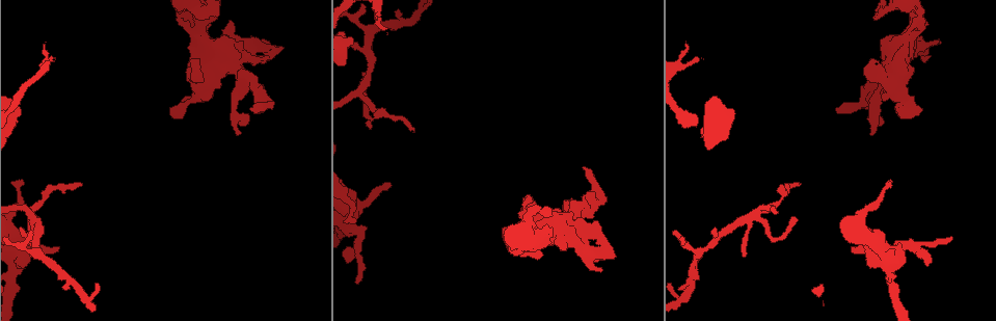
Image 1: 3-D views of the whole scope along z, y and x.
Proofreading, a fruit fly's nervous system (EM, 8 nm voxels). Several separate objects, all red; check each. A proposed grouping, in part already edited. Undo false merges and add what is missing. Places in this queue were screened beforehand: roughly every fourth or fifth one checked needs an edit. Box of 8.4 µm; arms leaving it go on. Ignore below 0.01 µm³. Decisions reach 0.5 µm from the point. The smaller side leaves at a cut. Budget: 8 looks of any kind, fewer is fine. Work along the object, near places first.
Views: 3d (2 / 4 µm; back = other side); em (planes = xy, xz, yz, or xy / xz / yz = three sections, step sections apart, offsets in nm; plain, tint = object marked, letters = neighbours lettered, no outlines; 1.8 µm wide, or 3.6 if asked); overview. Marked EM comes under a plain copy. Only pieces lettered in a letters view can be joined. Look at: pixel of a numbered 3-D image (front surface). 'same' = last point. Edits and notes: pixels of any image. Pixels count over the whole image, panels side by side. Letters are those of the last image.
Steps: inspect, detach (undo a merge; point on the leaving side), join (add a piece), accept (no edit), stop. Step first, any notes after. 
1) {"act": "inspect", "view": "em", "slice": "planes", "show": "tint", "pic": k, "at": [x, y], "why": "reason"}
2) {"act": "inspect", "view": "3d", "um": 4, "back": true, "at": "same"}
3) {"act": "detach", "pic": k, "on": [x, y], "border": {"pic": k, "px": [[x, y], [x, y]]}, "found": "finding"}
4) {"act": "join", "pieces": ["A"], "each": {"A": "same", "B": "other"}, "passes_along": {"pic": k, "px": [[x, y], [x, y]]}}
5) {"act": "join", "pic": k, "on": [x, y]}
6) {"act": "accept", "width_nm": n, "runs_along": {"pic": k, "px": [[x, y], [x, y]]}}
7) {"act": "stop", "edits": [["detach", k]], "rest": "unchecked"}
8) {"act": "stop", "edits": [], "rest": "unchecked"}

{"act": "inspect", "view": "em", "slice": "planes", "show": "tint", "pic": 1, "at": [851, 247], "why": "an open end"}

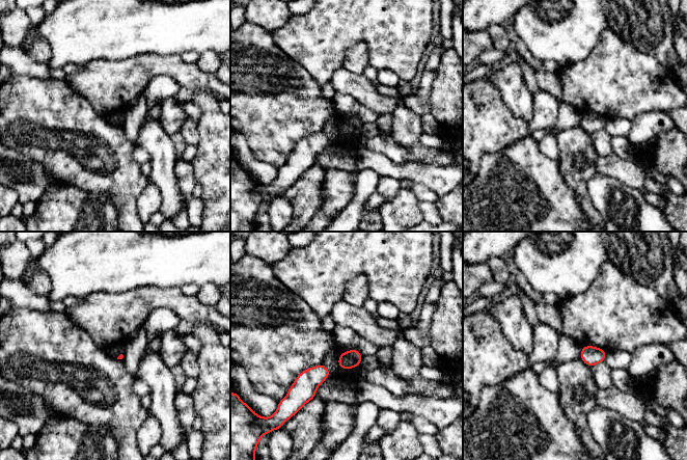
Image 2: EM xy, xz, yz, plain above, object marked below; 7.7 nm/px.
{"act": "inspect", "view": "em", "slice": "planes", "show": "letters", "at": "same", "why": "see the neighbours"}

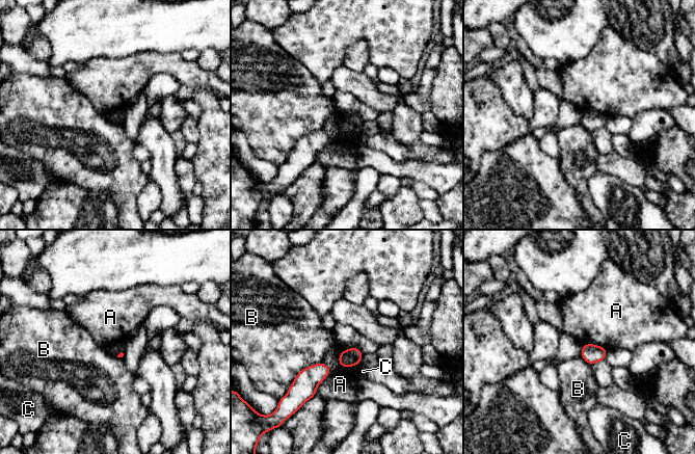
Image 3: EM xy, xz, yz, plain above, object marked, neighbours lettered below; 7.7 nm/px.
{"act": "accept", "each": {"A": "other", "B": "other", "C": "other"}, "border": {"pic": 3, "px": [[322, 361], [329, 373], [315, 395]]}, "found": "no lettered piece goes on from it"}

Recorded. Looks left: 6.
{"act": "inspect", "view": "3d", "um": 2, "pic": 1, "at": [82, 184], "why": "free end"}

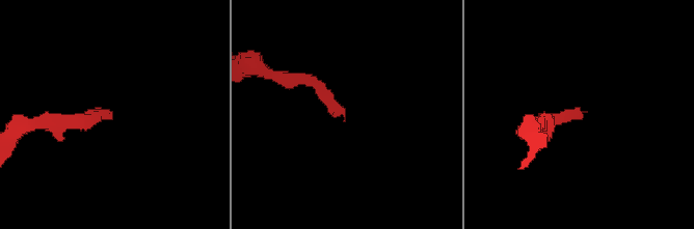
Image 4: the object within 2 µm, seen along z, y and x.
{"act": "inspect", "view": "em", "slice": "planes", "show": "letters", "pic": 4, "at": [344, 112], "why": "shape alone is not enough"}

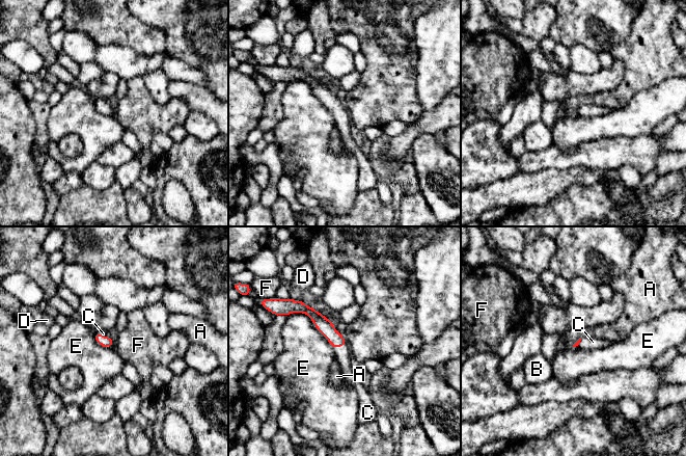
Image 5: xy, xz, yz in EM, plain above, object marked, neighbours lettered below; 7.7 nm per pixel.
{"act": "join", "pieces": ["C"], "each": {"A": "other", "B": "other", "C": "same", "D": "other", "E": "other", "F": "other"}, "passes_along": {"pic": 5, "px": [[324, 325], [340, 345], [344, 355]]}, "found": "it goes on there"}

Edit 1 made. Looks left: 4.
{"act": "inspect", "view": "3d", "um": 4, "pic": 1, "at": [385, 28], "why": "free end"}

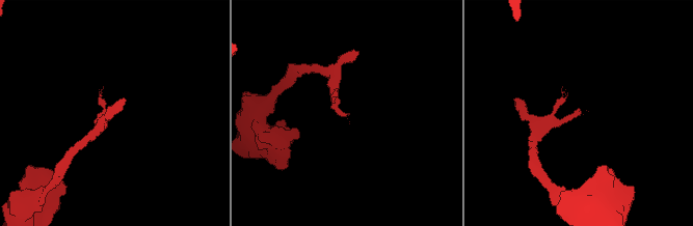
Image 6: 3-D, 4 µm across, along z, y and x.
{"act": "inspect", "view": "em", "slice": "planes", "show": "letters", "pic": 6, "at": [345, 116], "why": "shape alone is not enough"}

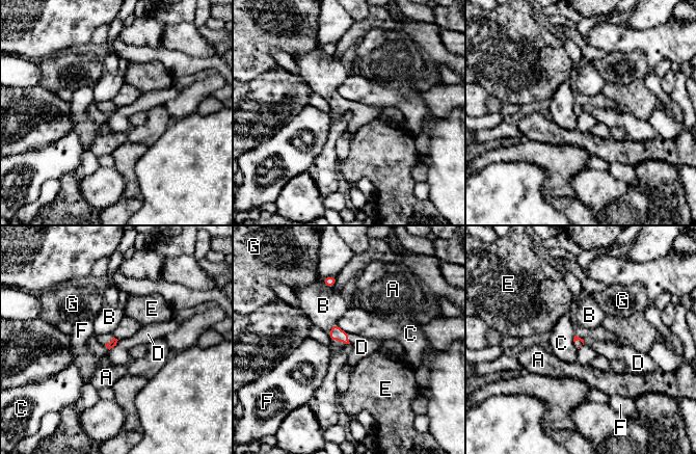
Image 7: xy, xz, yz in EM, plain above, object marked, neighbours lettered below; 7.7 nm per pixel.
{"act": "accept", "longest_contact_nm": ["C", 140], "each": {"A": "other", "B": "other", "C": "other", "D": "other", "E": "other", "F": "other", "G": "other"}, "border": {"pic": 7, "px": [[350, 335], [348, 337], [349, 343]]}, "found": "no lettered piece goes on from it"}

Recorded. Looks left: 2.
{"act": "stop", "edits": [["join", 5]], "rest": "unchecked"}

